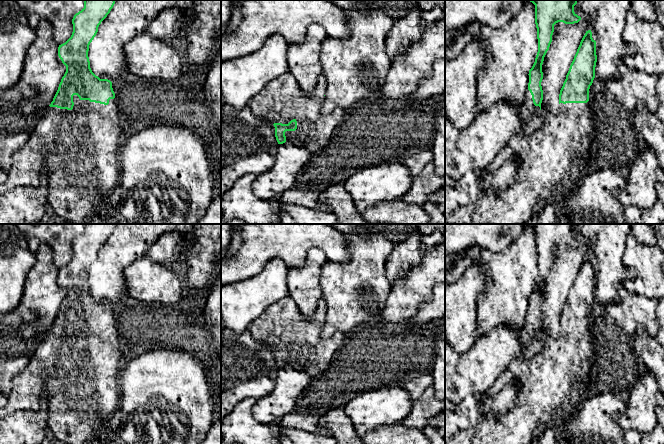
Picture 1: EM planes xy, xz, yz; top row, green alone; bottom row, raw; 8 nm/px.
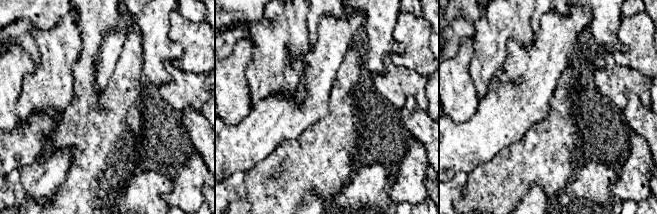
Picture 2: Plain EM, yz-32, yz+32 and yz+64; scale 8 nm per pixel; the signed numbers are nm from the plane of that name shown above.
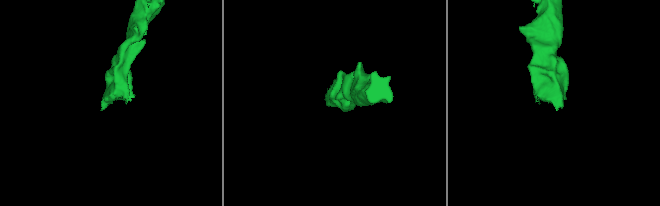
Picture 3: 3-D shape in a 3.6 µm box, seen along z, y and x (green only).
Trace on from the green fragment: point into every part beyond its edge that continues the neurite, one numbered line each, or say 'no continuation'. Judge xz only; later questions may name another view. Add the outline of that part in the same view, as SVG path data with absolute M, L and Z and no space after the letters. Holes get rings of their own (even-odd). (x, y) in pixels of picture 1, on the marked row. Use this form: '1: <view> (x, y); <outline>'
1: xz (282, 100); M288 72L267 84L259 94L249 100L247 107L251 109L256 121L288 124L295 119L297 129L285 132L286 142L312 153L324 147L335 127L344 117L349 116L349 111L343 108L335 108L331 113L323 114L321 108L325 92L326 78L323 75L318 79L316 89L312 93L306 93L300 89L295 78Z

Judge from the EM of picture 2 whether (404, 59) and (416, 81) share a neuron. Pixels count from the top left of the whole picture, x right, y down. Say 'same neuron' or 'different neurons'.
different neurons

